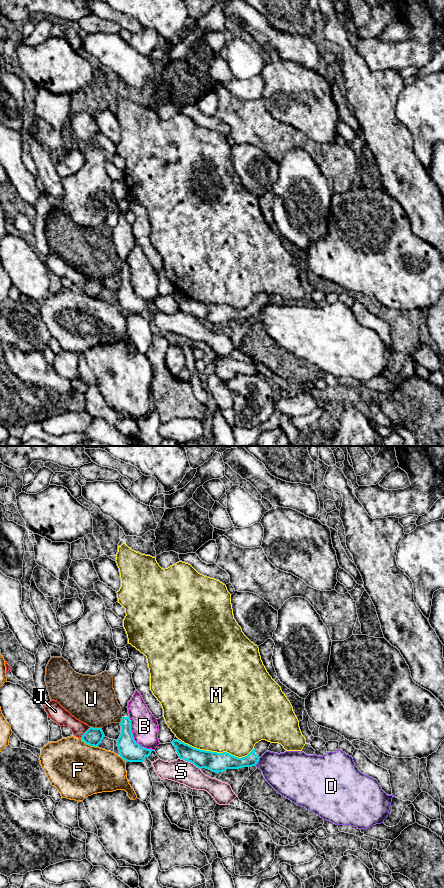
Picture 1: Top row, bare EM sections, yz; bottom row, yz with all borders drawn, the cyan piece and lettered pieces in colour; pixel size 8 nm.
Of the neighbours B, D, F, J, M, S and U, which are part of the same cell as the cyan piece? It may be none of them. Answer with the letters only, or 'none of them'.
none of them

